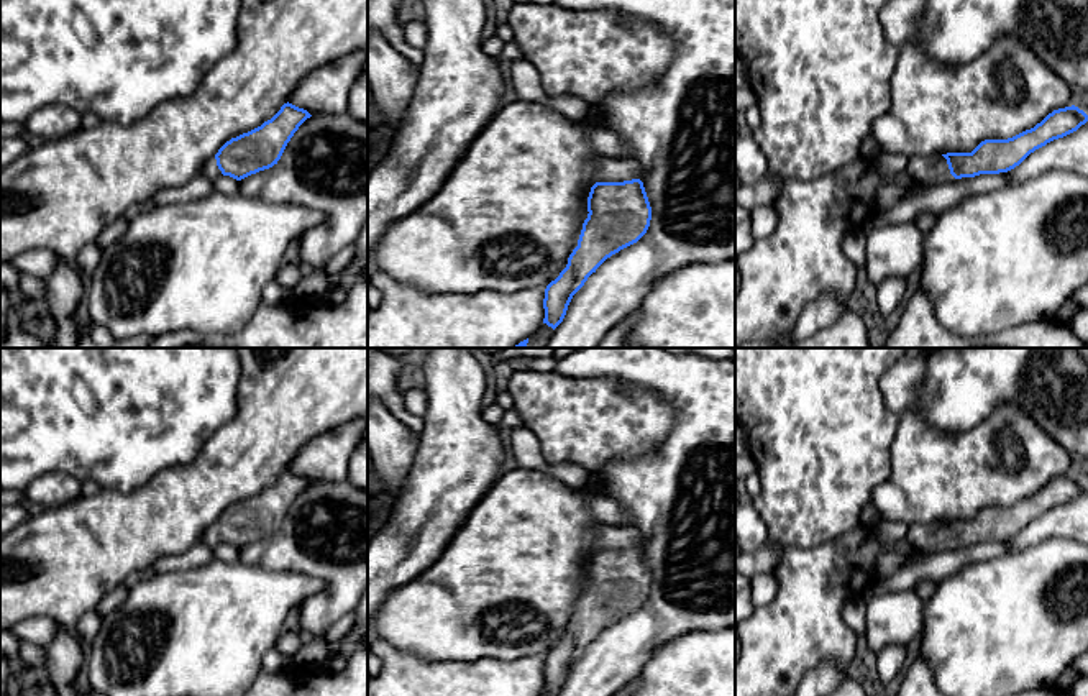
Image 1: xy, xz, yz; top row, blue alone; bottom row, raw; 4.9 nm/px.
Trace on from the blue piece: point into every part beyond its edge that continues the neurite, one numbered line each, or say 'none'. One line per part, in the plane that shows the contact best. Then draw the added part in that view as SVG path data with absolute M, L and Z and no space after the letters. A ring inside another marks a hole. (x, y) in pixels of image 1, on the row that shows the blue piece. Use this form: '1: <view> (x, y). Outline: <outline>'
1: xz (608, 169). Outline: M599 158L596 161L594 179L589 184L589 189L596 182L624 182L632 179L640 179L642 167L637 161L630 158Z

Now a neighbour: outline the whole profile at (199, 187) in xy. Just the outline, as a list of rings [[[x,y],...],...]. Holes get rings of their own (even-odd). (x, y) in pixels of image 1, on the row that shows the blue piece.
[[[199,172],[184,185],[159,190],[151,202],[154,205],[195,202],[207,199],[213,192],[215,192],[213,181]]]

